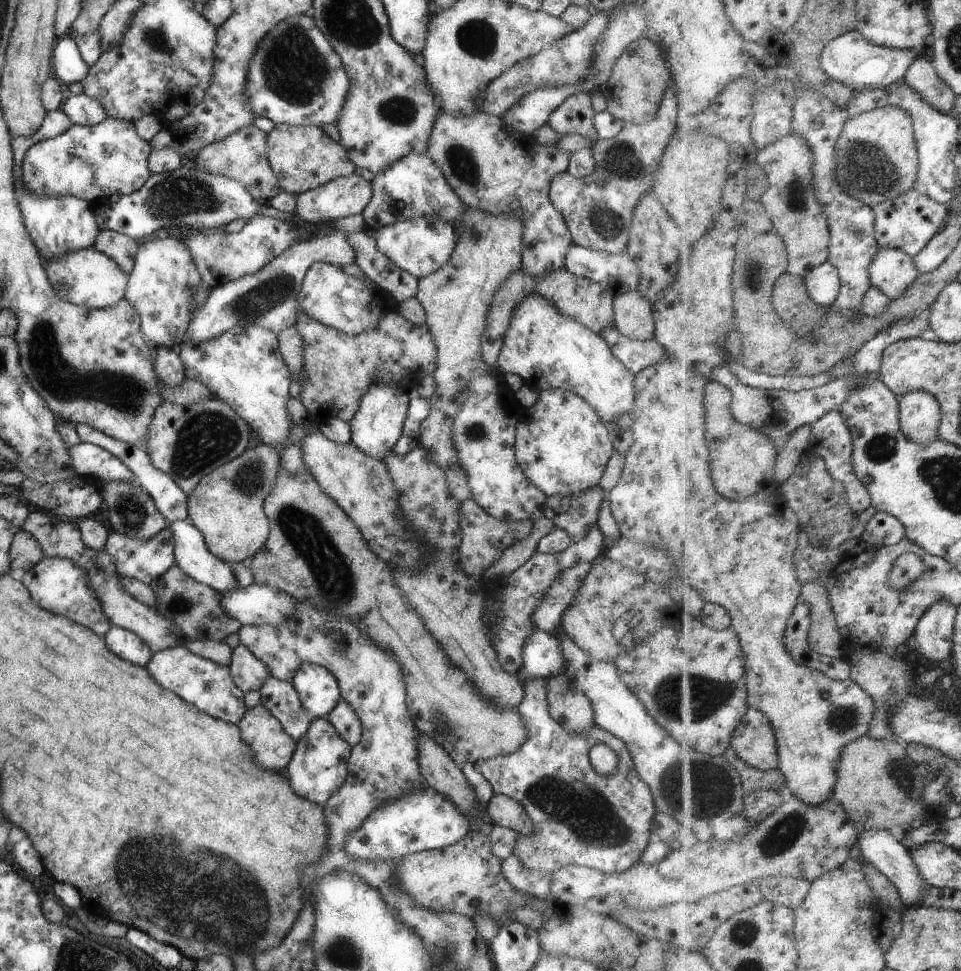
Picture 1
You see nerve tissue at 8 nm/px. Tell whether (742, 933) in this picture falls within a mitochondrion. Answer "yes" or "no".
yes

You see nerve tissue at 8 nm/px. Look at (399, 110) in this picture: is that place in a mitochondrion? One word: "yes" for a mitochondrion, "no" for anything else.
yes

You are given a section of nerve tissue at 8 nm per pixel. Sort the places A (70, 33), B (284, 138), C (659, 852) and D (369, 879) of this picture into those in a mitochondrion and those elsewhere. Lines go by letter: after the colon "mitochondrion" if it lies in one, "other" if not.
A: other
B: other
C: other
D: other

